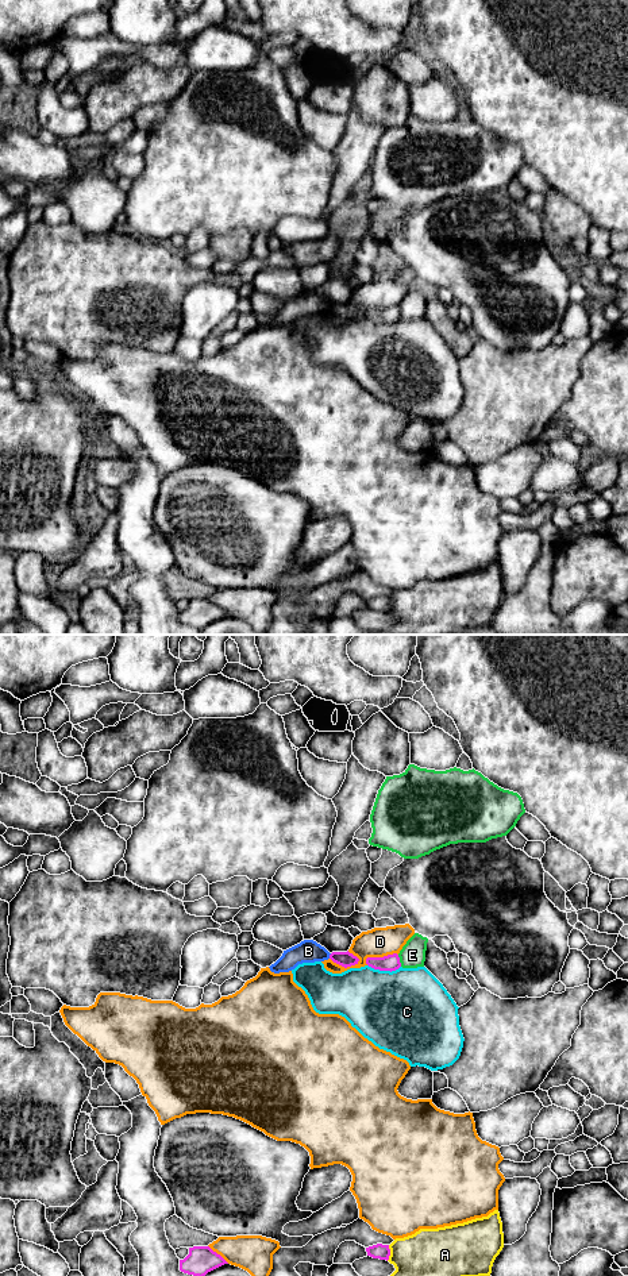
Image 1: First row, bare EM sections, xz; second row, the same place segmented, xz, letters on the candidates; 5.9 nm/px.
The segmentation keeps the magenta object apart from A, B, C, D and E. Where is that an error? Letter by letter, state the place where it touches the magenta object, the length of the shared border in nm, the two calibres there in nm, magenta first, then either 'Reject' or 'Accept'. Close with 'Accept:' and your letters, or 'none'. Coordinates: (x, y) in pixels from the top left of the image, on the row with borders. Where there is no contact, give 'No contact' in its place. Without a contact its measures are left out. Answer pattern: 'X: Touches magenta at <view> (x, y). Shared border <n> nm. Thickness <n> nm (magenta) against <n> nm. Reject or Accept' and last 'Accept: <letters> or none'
A: Touches magenta at xz (389, 1253). Shared border 100 nm. Thickness 90 nm (magenta) against 280 nm. Reject
B: Touches magenta at xz (330, 956). Shared border 40 nm. Thickness 90 nm (magenta) against 140 nm. Reject
C: Touches magenta at xz (384, 970). Shared border 200 nm. Thickness 100 nm (magenta) against 460 nm. Reject
D: Touches magenta at xz (345, 967). Shared border 180 nm. Thickness 90 nm (magenta) against 180 nm. Reject
E: Touches magenta at xz (399, 960). Shared border 80 nm. Thickness 100 nm (magenta) against 150 nm. Reject
Accept: none

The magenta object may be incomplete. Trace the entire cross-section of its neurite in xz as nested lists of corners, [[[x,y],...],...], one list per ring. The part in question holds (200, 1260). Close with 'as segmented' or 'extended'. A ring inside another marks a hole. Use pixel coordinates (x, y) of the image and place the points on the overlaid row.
[[[209,1246],[189,1248],[189,1254],[180,1260],[180,1271],[193,1276],[205,1276],[208,1272],[228,1264]]] | as segmented

